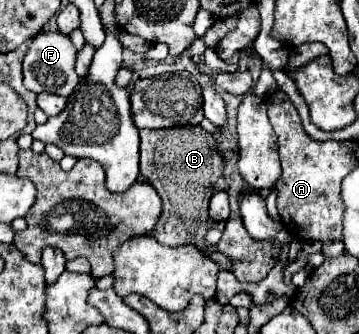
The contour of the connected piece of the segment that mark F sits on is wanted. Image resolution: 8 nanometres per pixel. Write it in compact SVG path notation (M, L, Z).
M61 32L37 34L31 40L27 54L23 58L23 84L25 84L25 88L35 94L49 92L49 94L59 94L59 96L71 96L77 82L79 82L79 76L75 74L75 56L77 56L77 50L65 34L61 34Z

